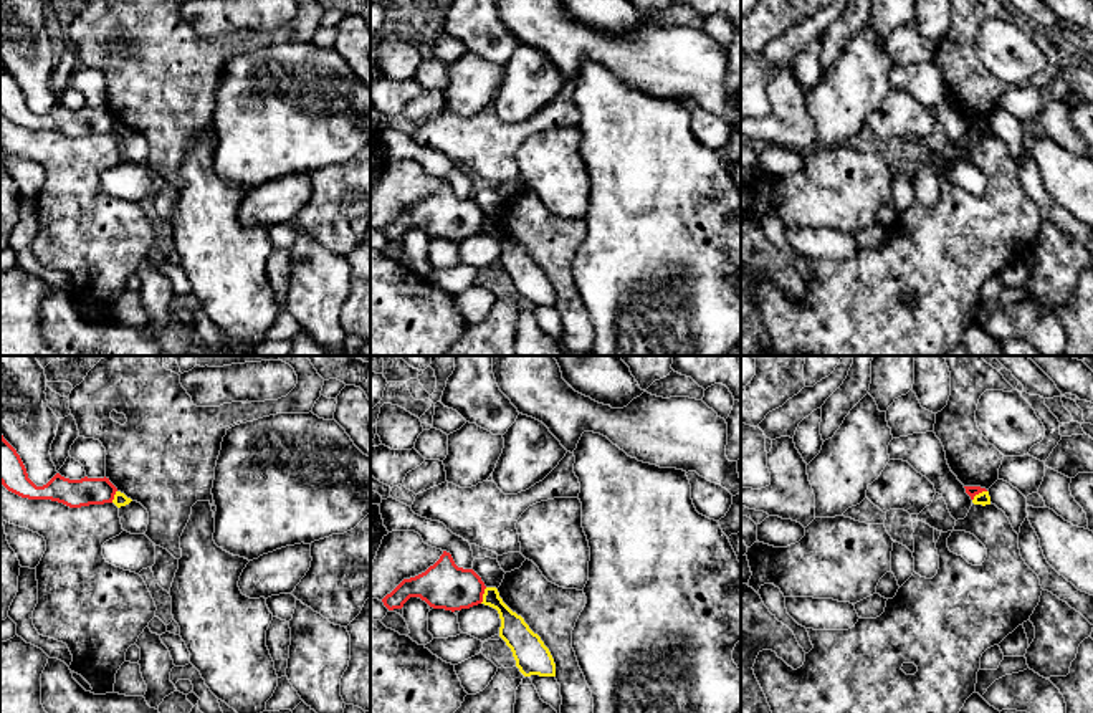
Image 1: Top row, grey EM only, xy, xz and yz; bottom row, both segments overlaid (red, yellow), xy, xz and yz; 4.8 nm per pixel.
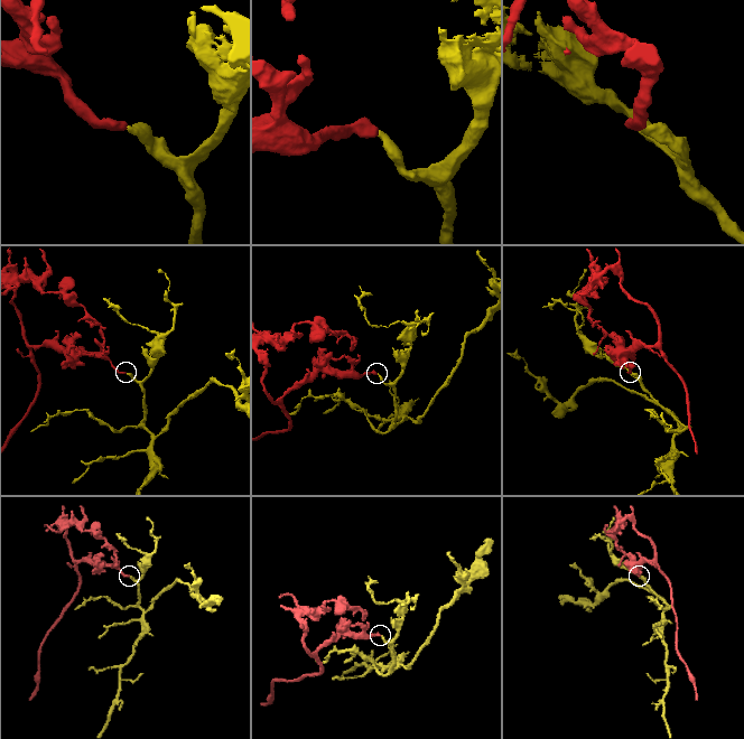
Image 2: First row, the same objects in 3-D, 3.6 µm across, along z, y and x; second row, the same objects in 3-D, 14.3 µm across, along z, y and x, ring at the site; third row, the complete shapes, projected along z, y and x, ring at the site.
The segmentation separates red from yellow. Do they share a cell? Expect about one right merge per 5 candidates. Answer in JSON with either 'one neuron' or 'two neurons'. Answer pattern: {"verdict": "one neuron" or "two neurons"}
{"verdict": "two neurons"}

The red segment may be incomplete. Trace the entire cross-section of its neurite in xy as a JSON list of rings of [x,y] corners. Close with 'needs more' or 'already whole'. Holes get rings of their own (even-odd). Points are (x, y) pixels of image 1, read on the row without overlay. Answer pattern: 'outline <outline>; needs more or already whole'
outline [[[0,61],[0,112],[12,122],[28,129],[51,129],[69,137],[112,132],[117,117],[109,108],[69,109],[56,103],[46,114],[36,116],[17,79]]]; already whole

